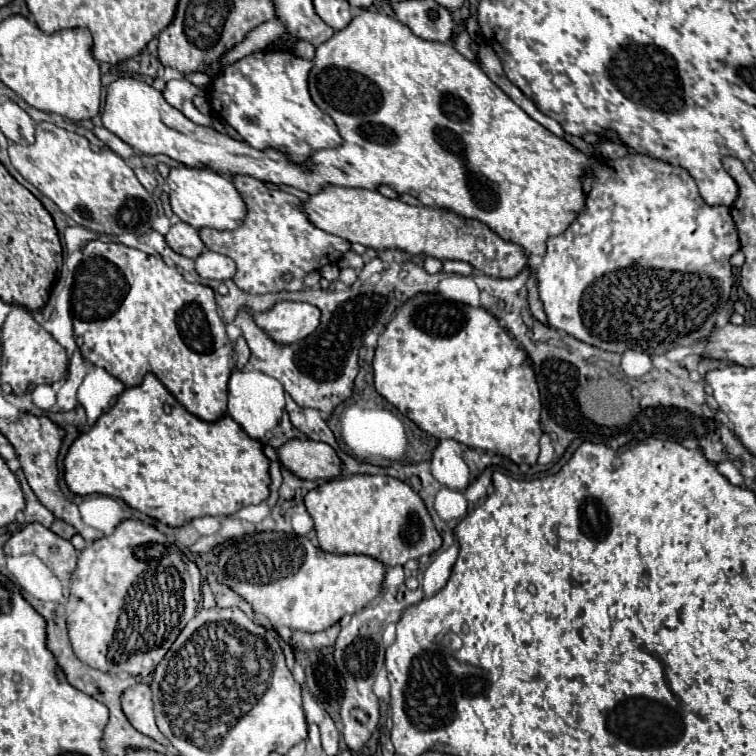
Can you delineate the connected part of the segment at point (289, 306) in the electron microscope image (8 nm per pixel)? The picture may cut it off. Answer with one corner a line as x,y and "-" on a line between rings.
282,301
270,311
254,315
254,319
276,343
290,345
316,331
320,325
320,311
310,303

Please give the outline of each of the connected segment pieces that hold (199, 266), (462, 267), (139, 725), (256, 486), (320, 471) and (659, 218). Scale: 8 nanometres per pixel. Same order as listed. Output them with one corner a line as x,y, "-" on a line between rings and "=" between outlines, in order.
204,251
196,259
196,271
204,279
226,281
226,279
232,279
234,277
236,263
230,257
226,257
226,255
218,255
214,251
=
444,261
446,273
460,273
460,275
474,275
474,267
464,261
=
138,683
124,691
122,693
122,711
136,731
152,737
156,743
162,743
164,747
170,745
170,741
156,727
154,707
152,707
152,697
150,697
148,685
=
148,373
140,385
124,389
124,393
118,397
116,405
108,413
102,413
102,417
94,423
94,427
88,433
82,433
72,443
72,447
68,449
66,459
64,459
64,479
66,479
66,483
68,483
68,487
70,487
72,493
78,493
78,495
100,493
100,495
118,497
126,505
130,505
130,507
134,507
134,509
138,509
138,511
142,511
142,513
146,513
146,515
150,515
150,517
166,523
166,525
172,525
172,527
180,527
184,523
190,523
192,519
204,517
204,515
228,517
228,515
234,515
244,505
258,505
258,503
262,503
262,501
268,499
268,495
270,495
270,483
272,483
270,481
270,459
264,455
264,443
262,441
252,439
250,435
246,435
246,431
242,431
242,427
238,427
238,423
234,423
234,419
230,419
230,415
224,415
218,421
202,421
196,415
188,413
168,393
168,389
160,383
160,379
154,373
=
292,439
280,447
280,461
302,479
334,479
342,475
342,459
322,441
=
632,153
614,161
596,161
596,165
592,167
592,175
594,175
594,185
586,197
584,213
580,213
578,219
562,235
548,239
548,251
544,255
544,263
538,267
538,291
544,303
548,323
588,345
594,345
604,351
614,351
614,353
624,353
626,349
634,349
648,355
662,355
670,347
694,345
706,339
716,329
714,325
718,315
732,307
730,289
734,279
732,279
730,257
740,249
740,241
738,241
738,229
734,225
730,209
724,205
712,207
704,203
694,179
684,167
678,167
642,153

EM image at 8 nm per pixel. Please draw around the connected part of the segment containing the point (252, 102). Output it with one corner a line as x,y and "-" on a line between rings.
258,51
248,57
242,57
240,61
232,63
224,73
216,75
210,93
212,111
214,115
226,119
240,133
240,137
246,143
250,143
254,149
274,147
290,153
296,163
302,163
310,153
324,147
338,147
342,143
342,137
338,135
338,129
330,119
330,115
318,109
310,99
308,93
310,69
312,69
312,61
302,59
290,51

